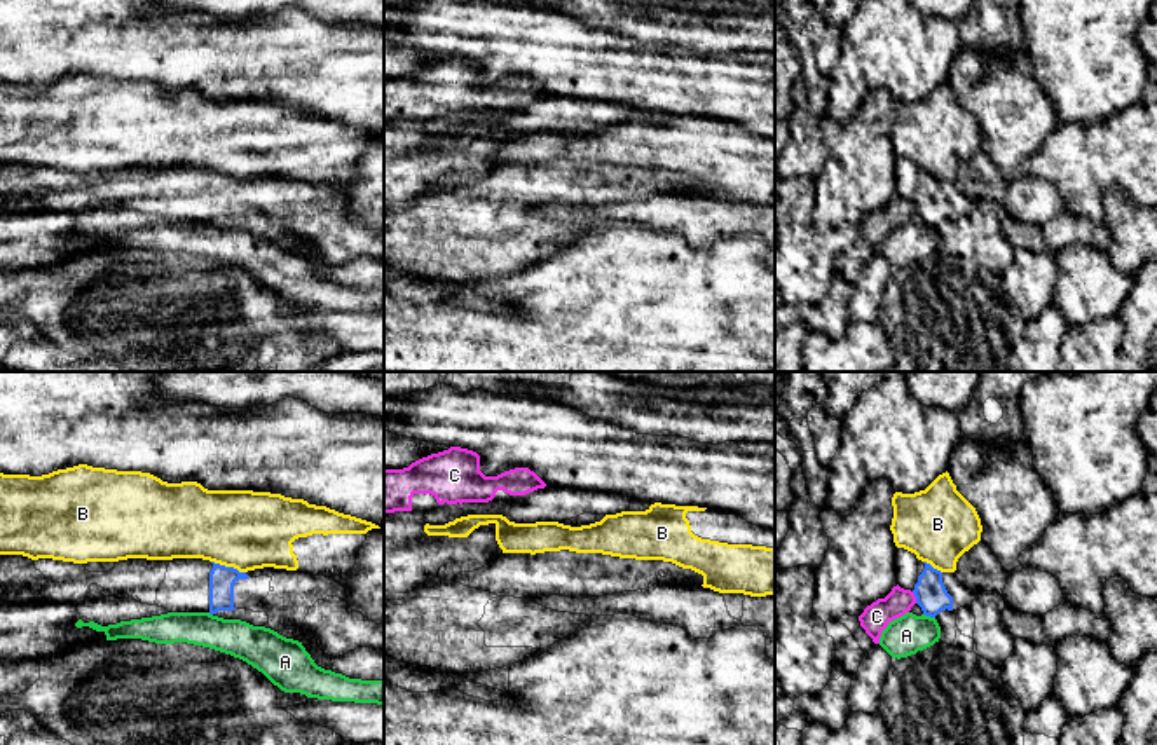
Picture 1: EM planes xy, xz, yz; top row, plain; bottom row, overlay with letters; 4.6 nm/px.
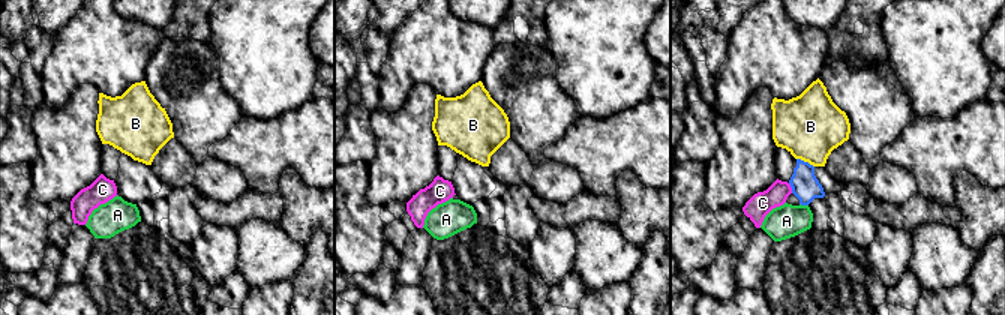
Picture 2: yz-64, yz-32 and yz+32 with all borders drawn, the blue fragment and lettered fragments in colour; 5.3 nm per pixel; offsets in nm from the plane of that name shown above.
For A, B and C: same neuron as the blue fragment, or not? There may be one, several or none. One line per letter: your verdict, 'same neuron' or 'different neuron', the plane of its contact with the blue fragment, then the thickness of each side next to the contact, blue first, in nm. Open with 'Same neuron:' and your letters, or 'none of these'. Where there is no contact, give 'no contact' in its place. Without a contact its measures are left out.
Same neuron: none of these
A: different neuron; contact in yz; calibres 150 and 180 nm
B: different neuron; contact in xy; calibres 120 and 360 nm
C: different neuron; contact in yz; calibres 150 and 130 nm

